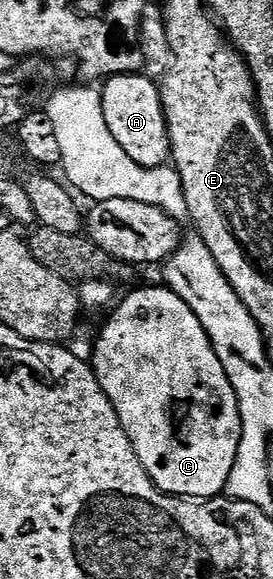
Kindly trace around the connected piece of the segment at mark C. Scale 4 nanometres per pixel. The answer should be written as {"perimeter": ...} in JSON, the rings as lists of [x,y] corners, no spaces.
{"perimeter":[[[166,287],[135,289],[123,302],[121,301],[110,310],[111,318],[104,323],[103,330],[99,333],[99,341],[97,337],[93,345],[93,368],[96,379],[113,403],[113,411],[117,411],[117,419],[121,419],[121,427],[125,427],[125,435],[129,435],[129,443],[133,443],[133,451],[137,451],[137,459],[141,459],[141,467],[145,467],[145,471],[162,493],[188,499],[210,499],[220,496],[227,488],[227,480],[233,470],[234,460],[237,459],[238,447],[241,446],[241,407],[237,403],[237,391],[233,391],[233,383],[229,383],[229,375],[225,375],[225,367],[221,367],[221,360],[217,359],[217,352],[213,351],[213,343],[205,327],[201,327],[201,319],[193,315],[185,299],[181,299]]]}

